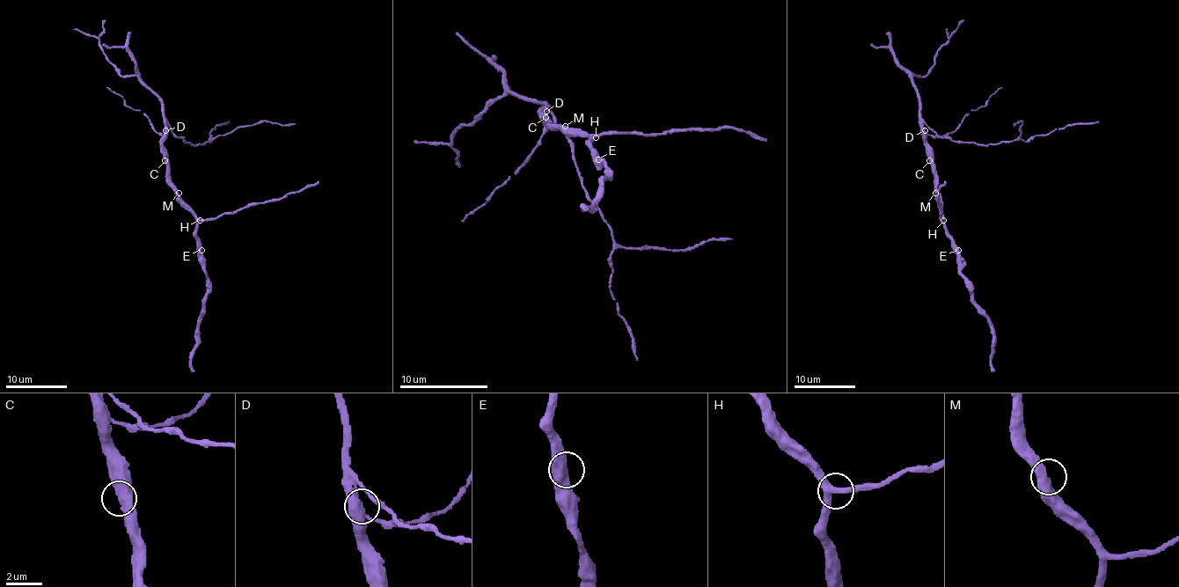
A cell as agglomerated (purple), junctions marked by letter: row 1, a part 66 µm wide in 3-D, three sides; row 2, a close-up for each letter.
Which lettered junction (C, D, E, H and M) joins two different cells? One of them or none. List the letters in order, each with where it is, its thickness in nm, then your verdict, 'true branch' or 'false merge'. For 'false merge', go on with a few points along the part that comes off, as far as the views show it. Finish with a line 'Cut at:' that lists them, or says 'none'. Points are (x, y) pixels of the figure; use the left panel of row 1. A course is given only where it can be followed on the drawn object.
C: place (164, 160); calibre 500 nm; true branch
D: place (165, 130); calibre 440 nm; true branch
E: place (201, 250); calibre 500 nm; true branch
H: place (200, 220); calibre 360 nm; true branch
M: place (179, 193); calibre 550 nm; true branch
Cut at: none

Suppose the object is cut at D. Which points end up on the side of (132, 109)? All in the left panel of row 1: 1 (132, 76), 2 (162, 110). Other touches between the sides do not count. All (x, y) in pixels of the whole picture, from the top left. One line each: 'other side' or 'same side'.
1: other side
2: other side

